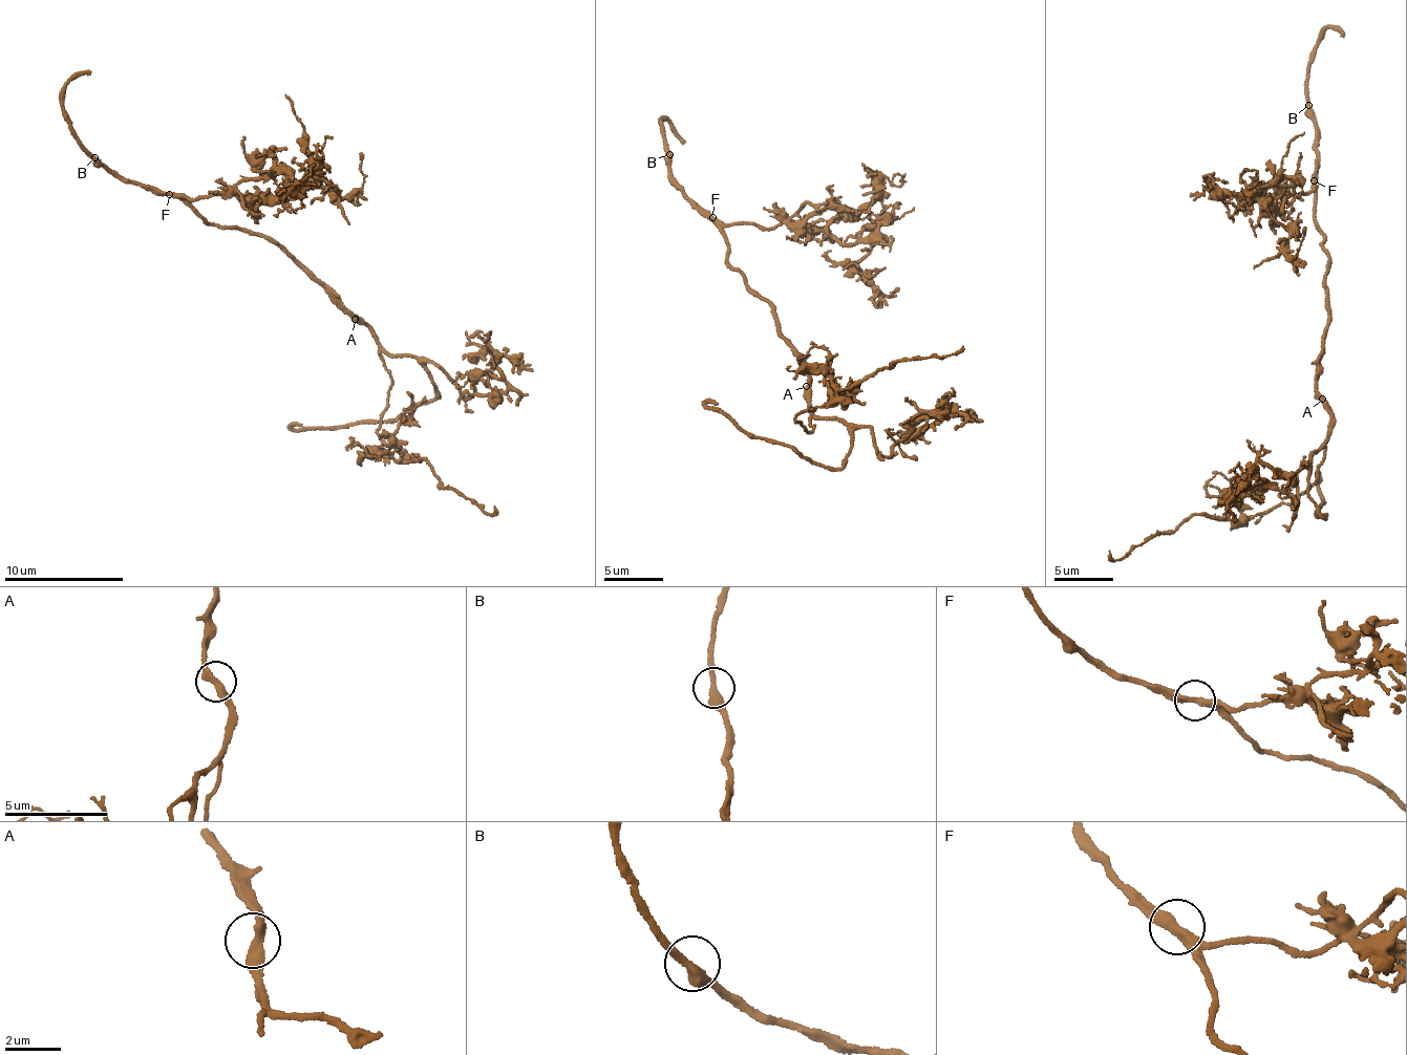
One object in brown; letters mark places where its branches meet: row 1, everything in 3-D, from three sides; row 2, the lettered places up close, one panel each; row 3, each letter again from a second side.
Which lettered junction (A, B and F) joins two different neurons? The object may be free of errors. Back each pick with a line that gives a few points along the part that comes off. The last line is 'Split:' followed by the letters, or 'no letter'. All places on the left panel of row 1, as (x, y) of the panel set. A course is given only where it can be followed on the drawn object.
Split: no letter

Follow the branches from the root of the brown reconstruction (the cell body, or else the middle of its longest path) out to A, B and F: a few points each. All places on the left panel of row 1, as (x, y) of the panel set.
A: (310, 274), (341, 307), (353, 314), (354, 320)
B: (310, 274), (296, 258), (264, 237), (232, 227), (219, 227), (179, 199), (128, 181), (94, 157)
F: (310, 274), (296, 258), (264, 237), (232, 227), (219, 227), (169, 193)

